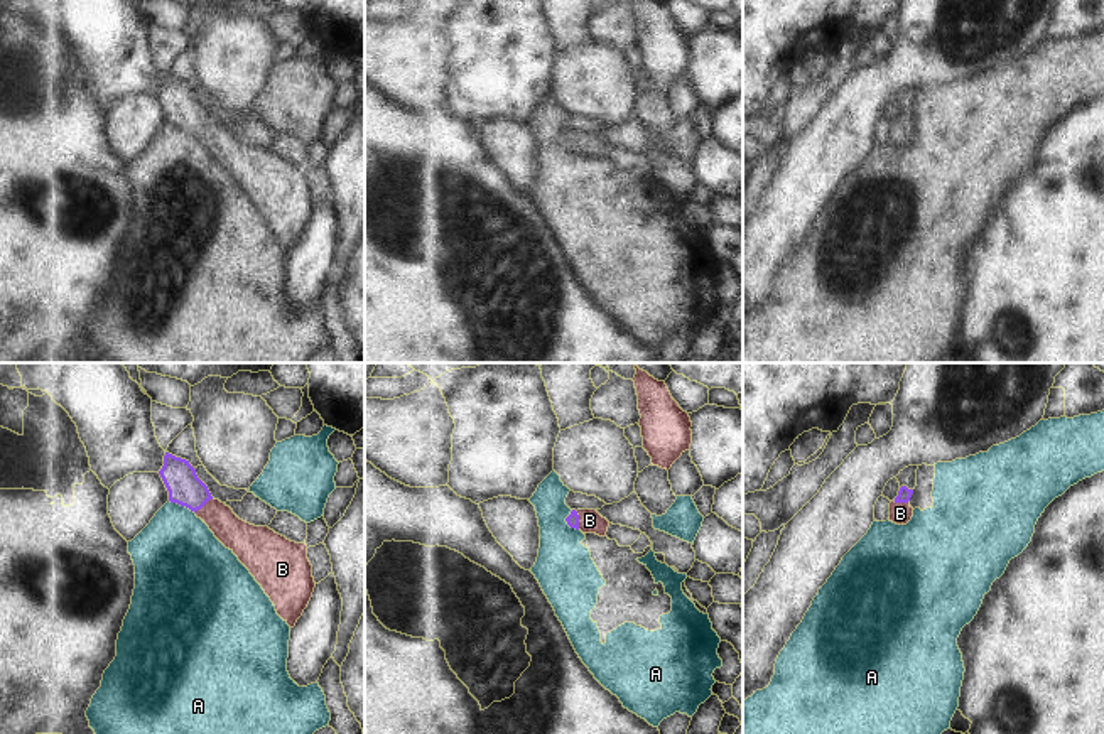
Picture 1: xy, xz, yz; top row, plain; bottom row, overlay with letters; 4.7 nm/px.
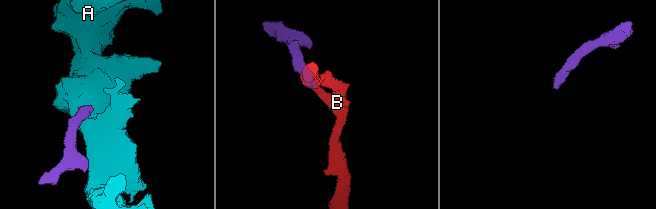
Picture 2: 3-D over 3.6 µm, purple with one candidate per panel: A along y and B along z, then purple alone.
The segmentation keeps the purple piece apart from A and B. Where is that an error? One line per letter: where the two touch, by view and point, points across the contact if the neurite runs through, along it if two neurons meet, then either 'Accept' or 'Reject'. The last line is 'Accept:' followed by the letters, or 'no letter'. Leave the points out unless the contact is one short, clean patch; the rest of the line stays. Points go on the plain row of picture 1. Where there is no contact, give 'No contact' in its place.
A: Touches purple at xy (183, 127). Boundary: xy (169, 122), (188, 129), (194, 135). Reject
B: Touches purple at xy (203, 127). Path across: xy (184, 110), (203, 127), (243, 161). Accept
Accept: B

